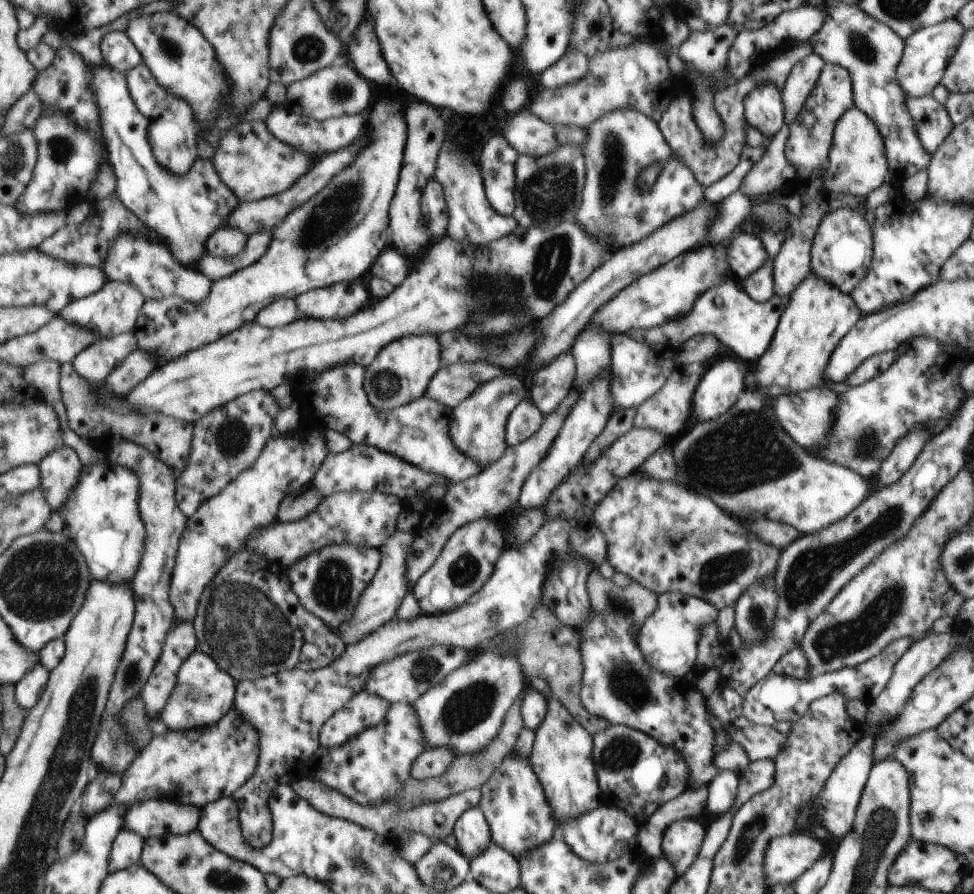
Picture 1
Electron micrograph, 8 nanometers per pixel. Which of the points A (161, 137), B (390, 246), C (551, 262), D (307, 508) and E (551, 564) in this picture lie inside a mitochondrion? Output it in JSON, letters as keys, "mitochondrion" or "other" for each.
{"A":"other","B":"other","C":"mitochondrion","D":"other","E":"other"}

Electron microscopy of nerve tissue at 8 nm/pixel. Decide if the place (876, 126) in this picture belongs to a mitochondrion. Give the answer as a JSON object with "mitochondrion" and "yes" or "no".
{"mitochondrion":"no"}

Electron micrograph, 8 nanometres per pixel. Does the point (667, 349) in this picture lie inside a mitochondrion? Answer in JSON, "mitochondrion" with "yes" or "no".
{"mitochondrion":"no"}

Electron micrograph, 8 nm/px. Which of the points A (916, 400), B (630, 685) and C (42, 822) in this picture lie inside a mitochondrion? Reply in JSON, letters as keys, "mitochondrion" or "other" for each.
{"A":"other","B":"mitochondrion","C":"mitochondrion"}

